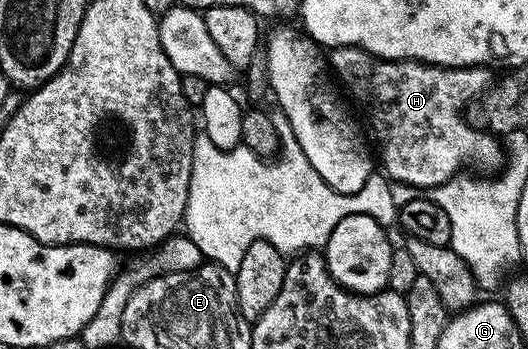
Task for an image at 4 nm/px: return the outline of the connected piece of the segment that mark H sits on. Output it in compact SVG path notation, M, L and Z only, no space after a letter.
M357 45L337 47L330 53L329 67L334 78L340 84L343 82L348 93L367 110L367 119L379 142L377 159L383 162L382 170L387 179L416 189L430 189L455 178L464 169L470 168L467 167L470 163L480 167L483 173L495 173L504 166L504 144L491 132L472 127L465 118L469 104L482 95L492 82L493 75L487 72L490 70L486 66L434 67L432 63L419 63L416 59L380 59Z

